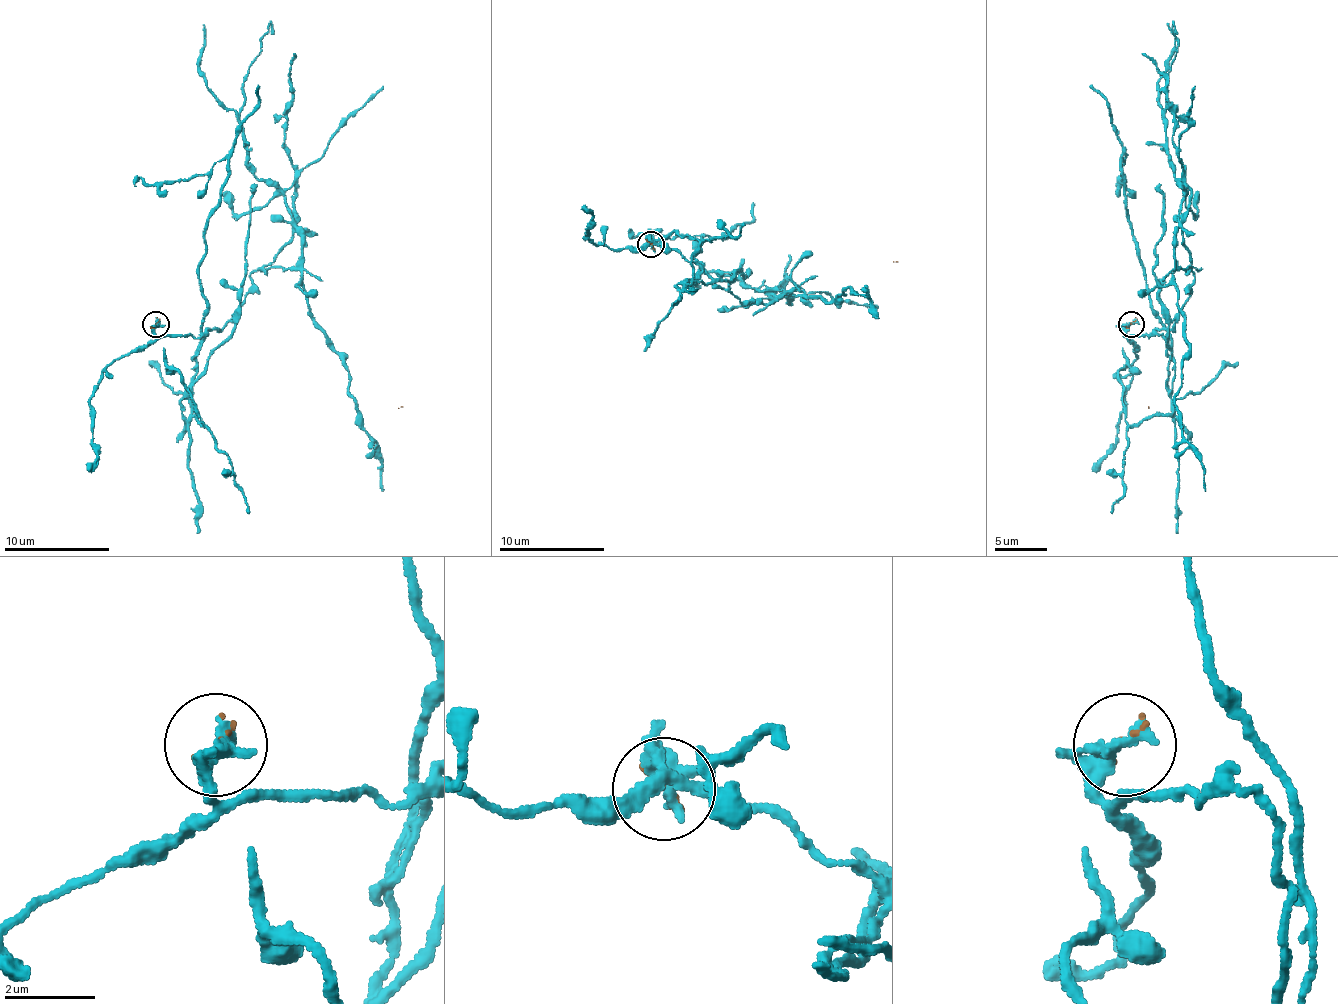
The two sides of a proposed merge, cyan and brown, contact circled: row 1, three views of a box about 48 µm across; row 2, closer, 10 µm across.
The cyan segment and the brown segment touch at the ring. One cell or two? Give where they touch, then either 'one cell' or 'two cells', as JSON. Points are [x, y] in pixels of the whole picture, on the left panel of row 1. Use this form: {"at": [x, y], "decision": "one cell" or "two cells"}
{"at": [155, 324], "decision": "two cells"}

